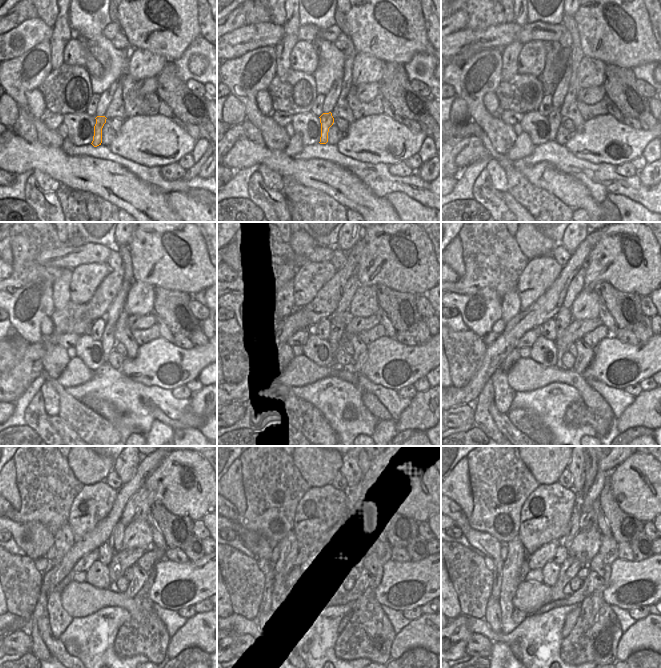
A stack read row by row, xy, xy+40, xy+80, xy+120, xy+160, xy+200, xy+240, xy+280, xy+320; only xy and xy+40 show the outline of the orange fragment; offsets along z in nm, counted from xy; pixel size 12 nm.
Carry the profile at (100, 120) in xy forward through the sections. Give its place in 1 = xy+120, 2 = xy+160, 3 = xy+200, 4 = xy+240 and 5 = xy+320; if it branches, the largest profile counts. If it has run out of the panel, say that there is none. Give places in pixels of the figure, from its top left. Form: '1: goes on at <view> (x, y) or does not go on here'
1: goes on at xy+120 (108, 342)
2: goes on at xy+160 (338, 322)
3: goes on at xy+200 (563, 319)
4: goes on at xy+240 (115, 541)
5: goes on at xy+320 (576, 514)

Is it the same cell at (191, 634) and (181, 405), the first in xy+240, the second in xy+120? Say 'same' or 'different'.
different

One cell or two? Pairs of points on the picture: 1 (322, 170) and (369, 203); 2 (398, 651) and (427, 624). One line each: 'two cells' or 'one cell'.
1: one cell
2: one cell

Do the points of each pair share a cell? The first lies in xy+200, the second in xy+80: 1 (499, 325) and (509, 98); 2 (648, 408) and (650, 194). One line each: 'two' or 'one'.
1: two
2: two

